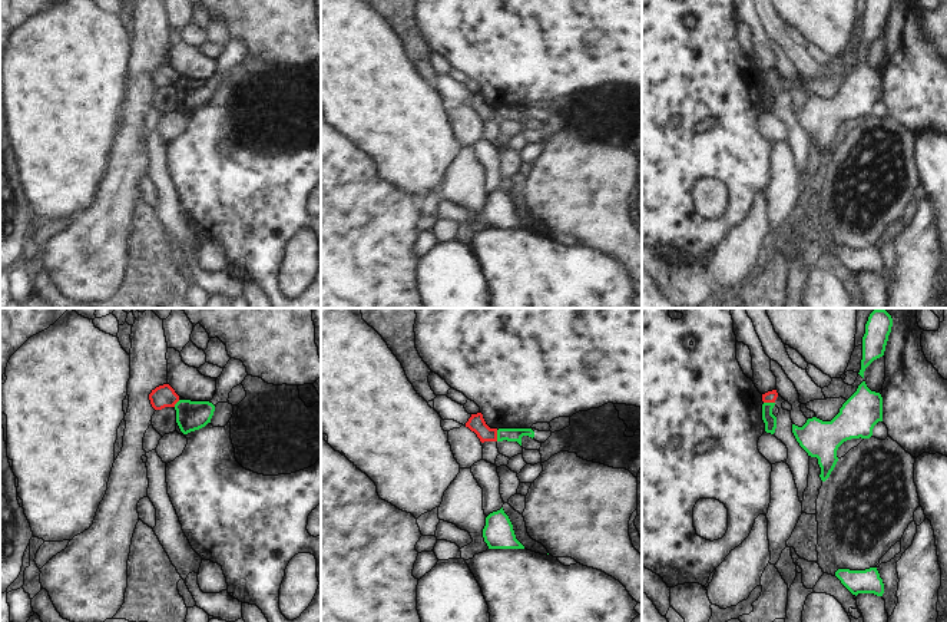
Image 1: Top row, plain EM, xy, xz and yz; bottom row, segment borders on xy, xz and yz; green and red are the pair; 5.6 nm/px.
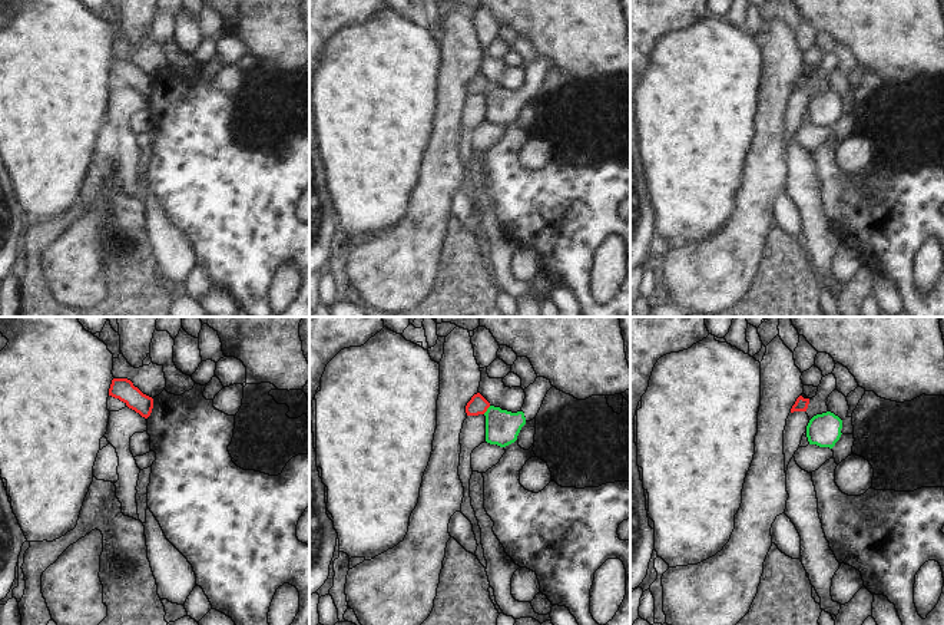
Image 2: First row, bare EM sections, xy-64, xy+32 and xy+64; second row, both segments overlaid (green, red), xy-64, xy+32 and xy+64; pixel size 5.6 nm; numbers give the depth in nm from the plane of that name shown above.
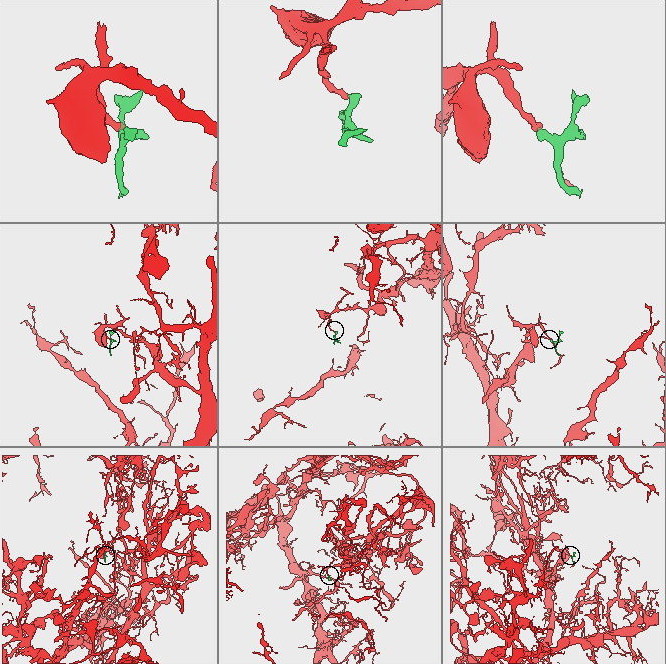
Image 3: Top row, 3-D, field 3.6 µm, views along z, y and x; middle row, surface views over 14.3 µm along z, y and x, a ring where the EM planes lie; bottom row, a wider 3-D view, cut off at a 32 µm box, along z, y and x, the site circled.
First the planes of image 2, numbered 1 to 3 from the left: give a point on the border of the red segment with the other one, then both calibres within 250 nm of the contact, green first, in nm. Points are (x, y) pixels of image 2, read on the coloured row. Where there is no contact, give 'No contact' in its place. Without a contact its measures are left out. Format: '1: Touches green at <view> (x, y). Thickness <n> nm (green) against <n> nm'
1: No contact
2: Touches green at xy+32 (487, 410). Thickness 190 nm (green) against 100 nm
3: No contact.

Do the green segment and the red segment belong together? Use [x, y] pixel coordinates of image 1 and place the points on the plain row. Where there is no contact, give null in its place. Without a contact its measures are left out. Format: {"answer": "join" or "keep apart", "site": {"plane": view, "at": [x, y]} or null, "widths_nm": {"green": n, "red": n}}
{"answer": "keep apart", "site": {"plane": "xz", "at": [497, 115]}, "widths_nm": {"green": 80, "red": 100}}

